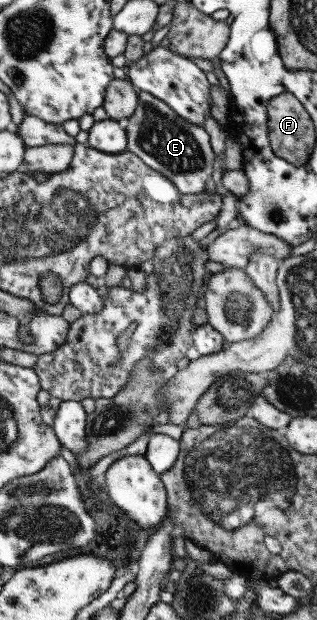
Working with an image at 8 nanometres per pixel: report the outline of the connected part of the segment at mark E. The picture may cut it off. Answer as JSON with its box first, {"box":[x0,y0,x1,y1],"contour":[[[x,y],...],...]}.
{"box":[126,90,213,194],"contour":[[[137,90],[137,98],[135,110],[127,117],[126,150],[137,155],[150,169],[167,177],[178,191],[184,194],[205,192],[204,184],[211,179],[213,154],[204,128],[188,123],[149,93]]]}

